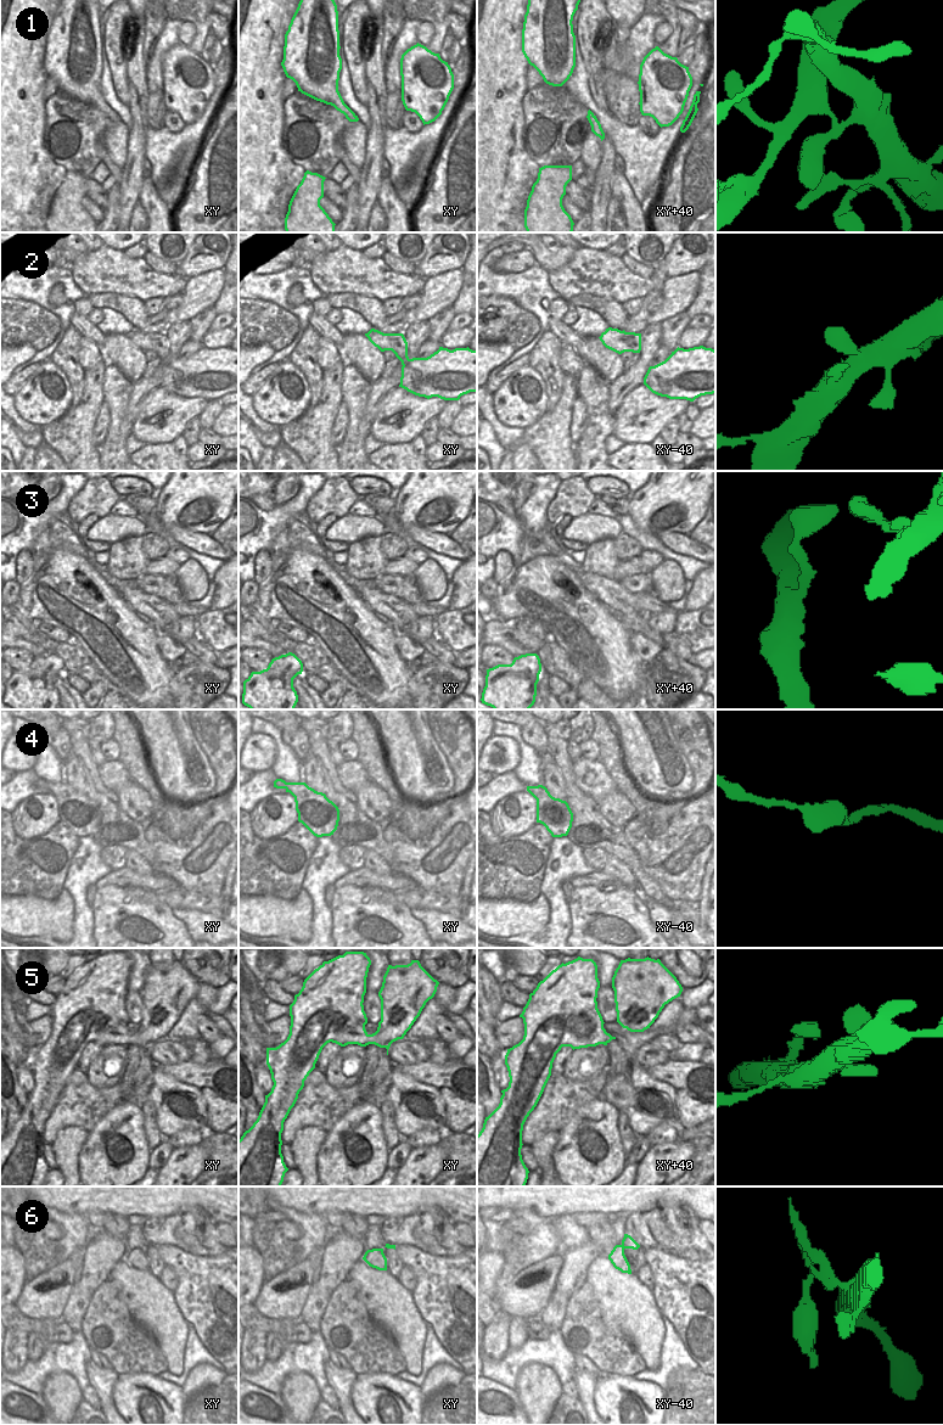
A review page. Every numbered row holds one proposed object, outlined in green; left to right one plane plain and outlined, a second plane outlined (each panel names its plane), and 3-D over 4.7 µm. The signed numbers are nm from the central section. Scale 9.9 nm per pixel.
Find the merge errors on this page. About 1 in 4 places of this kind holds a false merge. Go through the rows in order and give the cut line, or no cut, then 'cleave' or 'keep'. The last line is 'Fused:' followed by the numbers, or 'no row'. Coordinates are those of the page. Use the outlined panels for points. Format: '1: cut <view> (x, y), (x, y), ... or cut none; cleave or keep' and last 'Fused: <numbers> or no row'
1: cut xy (355, 116), (348, 119); cleave
2: cut none; keep
3: cut none; keep
4: cut none; keep
5: cut none; keep
6: cut none; keep
Fused: 1

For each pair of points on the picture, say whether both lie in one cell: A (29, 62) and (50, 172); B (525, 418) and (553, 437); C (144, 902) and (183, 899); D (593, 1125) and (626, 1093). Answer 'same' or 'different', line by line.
A: same
B: different
C: different
D: different

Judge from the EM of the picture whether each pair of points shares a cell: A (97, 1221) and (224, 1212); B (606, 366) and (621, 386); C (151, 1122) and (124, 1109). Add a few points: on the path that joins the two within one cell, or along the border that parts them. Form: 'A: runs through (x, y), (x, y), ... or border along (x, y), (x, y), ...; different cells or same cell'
A: border along (106, 1212), (89, 1211), (85, 1215); different cells
B: border along (623, 371), (608, 383); different cells
C: border along (140, 1109), (144, 1134), (149, 1146); different cells

